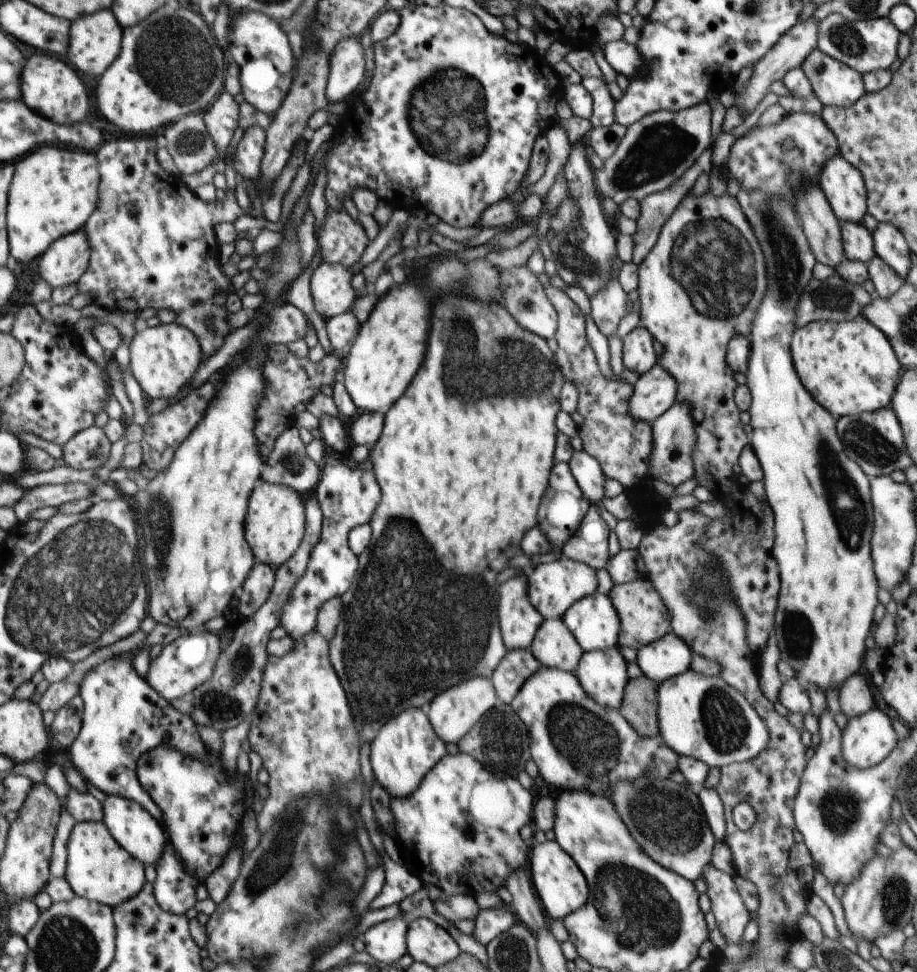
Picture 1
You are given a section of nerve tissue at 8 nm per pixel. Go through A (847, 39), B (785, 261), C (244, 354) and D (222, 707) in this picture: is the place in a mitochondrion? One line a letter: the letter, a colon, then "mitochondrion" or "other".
A: mitochondrion
B: mitochondrion
C: other
D: mitochondrion

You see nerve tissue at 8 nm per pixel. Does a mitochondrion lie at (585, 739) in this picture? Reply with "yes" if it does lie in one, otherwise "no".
yes

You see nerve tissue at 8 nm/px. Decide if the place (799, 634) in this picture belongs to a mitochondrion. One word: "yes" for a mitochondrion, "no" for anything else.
yes

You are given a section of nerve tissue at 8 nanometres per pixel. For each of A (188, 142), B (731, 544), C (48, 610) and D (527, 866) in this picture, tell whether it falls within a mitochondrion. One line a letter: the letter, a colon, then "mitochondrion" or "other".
A: mitochondrion
B: mitochondrion
C: mitochondrion
D: other

